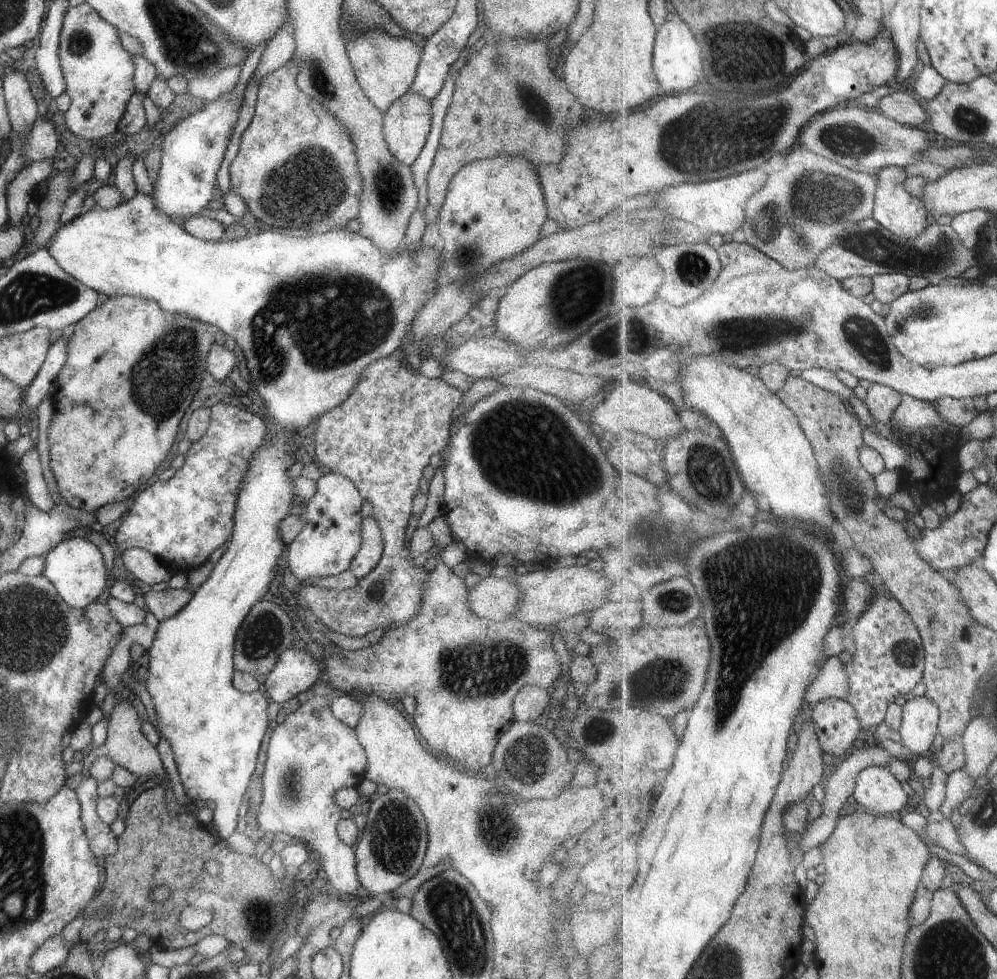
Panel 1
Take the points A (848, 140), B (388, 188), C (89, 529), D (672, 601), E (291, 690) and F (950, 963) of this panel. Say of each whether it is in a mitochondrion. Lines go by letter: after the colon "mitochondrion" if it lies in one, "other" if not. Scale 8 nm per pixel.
A: mitochondrion
B: mitochondrion
C: other
D: mitochondrion
E: other
F: mitochondrion

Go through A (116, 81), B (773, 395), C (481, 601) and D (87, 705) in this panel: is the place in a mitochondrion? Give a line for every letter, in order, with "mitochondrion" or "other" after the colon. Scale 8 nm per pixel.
A: other
B: other
C: other
D: other

